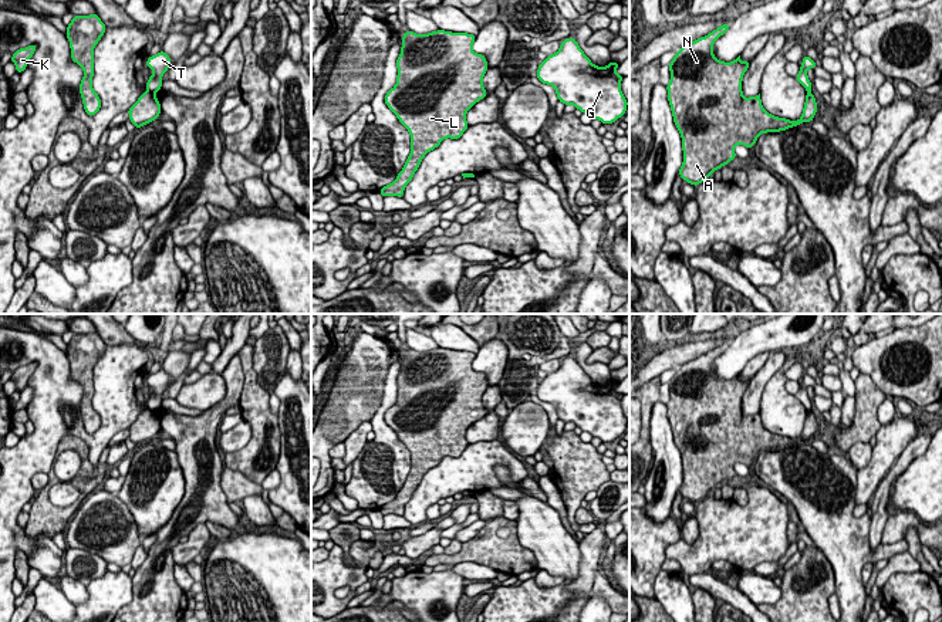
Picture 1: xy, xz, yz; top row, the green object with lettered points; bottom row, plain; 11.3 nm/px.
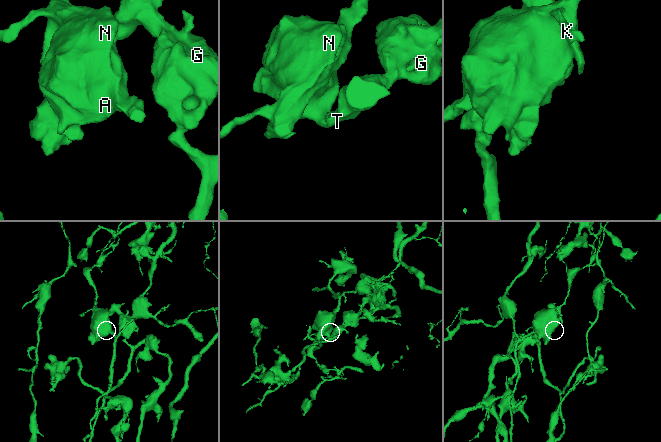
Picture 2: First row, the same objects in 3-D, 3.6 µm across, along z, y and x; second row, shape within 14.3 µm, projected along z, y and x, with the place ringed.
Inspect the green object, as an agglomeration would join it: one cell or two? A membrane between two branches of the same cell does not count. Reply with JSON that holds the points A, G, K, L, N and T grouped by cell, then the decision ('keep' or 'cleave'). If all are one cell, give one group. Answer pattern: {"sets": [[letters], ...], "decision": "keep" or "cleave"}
{"sets": [["A", "K", "L", "N"], ["G", "T"]], "decision": "cleave"}

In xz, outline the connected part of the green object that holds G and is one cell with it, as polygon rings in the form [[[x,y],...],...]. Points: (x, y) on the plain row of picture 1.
[[[568,355],[557,371],[540,381],[537,396],[556,408],[560,420],[574,423],[604,443],[621,436],[628,423],[621,409],[624,395],[615,391],[618,383],[615,379],[605,385],[594,383]]]

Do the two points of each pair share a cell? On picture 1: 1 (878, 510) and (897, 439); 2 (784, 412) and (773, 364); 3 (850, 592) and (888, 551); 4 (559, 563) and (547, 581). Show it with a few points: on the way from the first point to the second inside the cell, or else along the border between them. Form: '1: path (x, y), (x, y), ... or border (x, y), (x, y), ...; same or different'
1: border (908, 443), (873, 493); different
2: border (790, 352), (766, 384), (760, 402); different
3: path (850, 578), (850, 571), (865, 555), (874, 555); same
4: border (540, 568), (550, 574), (561, 575), (566, 581); different

